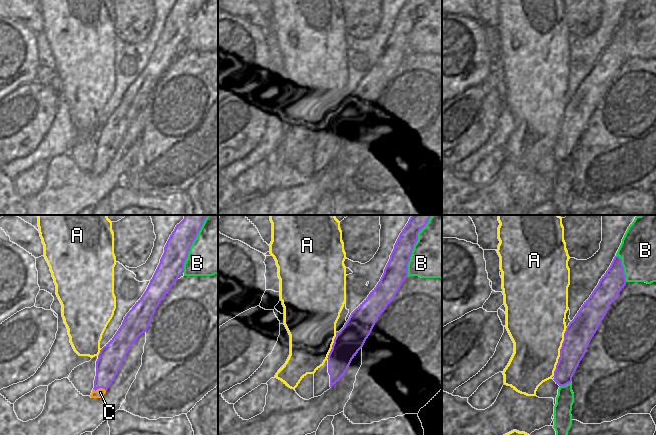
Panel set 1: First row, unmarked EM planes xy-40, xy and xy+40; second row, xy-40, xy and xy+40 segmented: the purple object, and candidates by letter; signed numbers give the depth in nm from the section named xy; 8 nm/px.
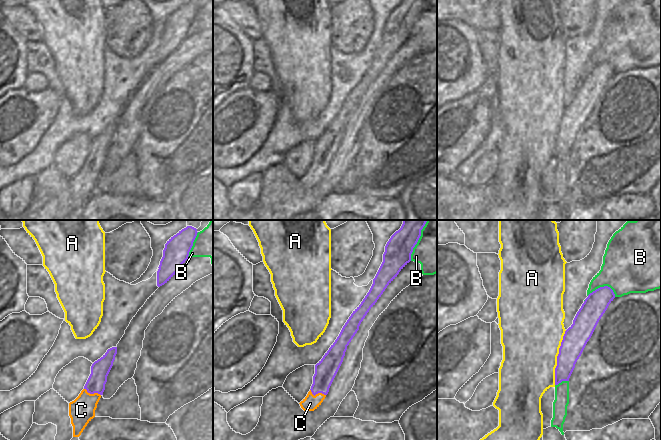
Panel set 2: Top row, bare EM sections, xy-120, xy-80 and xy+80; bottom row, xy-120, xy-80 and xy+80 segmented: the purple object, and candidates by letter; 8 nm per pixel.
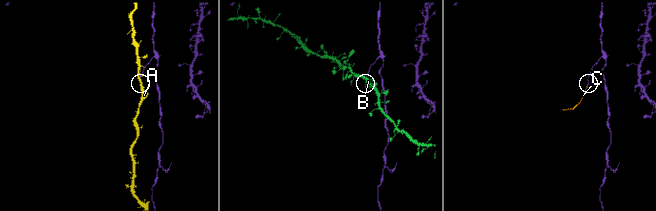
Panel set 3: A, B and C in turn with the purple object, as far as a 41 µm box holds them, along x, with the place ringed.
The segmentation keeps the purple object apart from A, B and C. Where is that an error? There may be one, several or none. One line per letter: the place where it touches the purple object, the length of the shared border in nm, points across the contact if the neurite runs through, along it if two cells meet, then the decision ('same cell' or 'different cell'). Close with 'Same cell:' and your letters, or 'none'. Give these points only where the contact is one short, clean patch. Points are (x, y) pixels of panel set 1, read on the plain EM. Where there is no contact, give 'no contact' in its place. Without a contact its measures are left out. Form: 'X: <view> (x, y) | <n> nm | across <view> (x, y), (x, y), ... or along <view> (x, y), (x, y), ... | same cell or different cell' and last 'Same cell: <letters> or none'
A: xy+40 (560, 128) | 420 nm | different cell
B: xy (412, 26) | 440 nm | different cell
C: xy-40 (99, 163) | 110 nm | across xy-40 (110, 134), (105, 152), (99, 163), (100, 168) | same cell
Same cell: C

